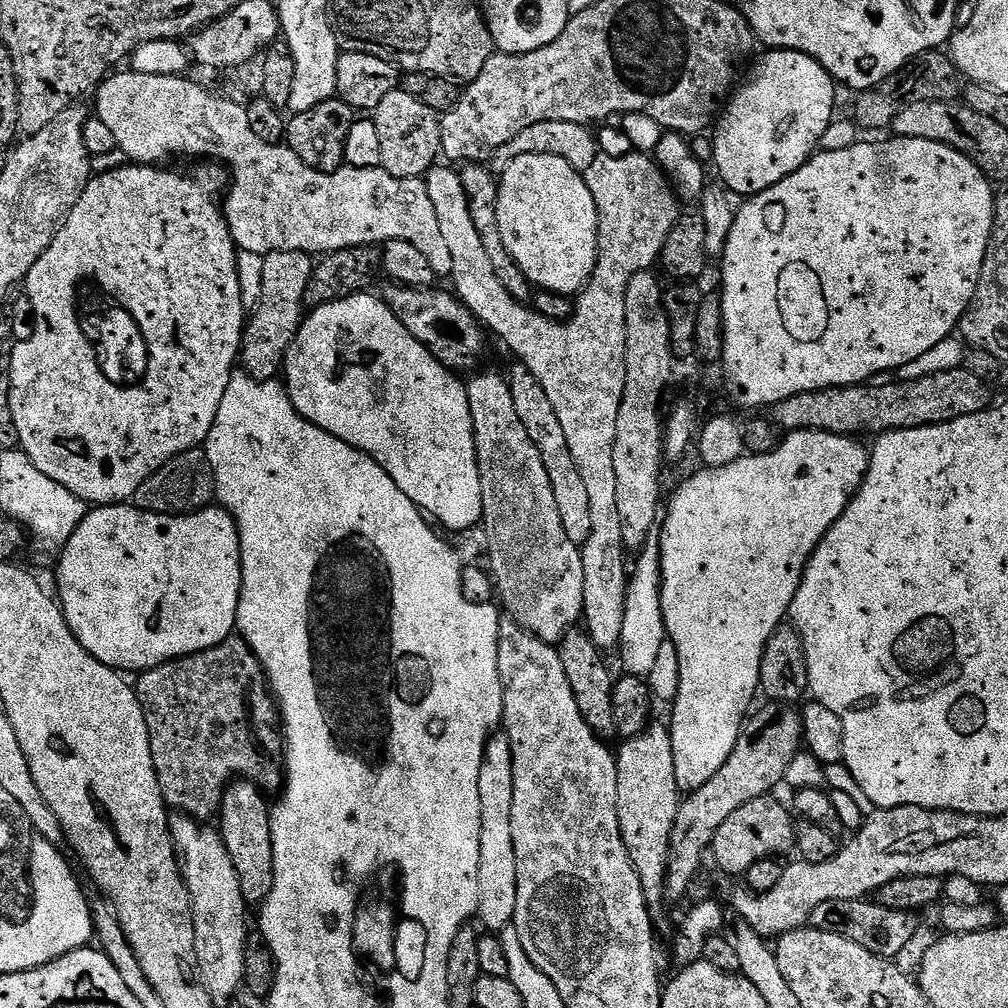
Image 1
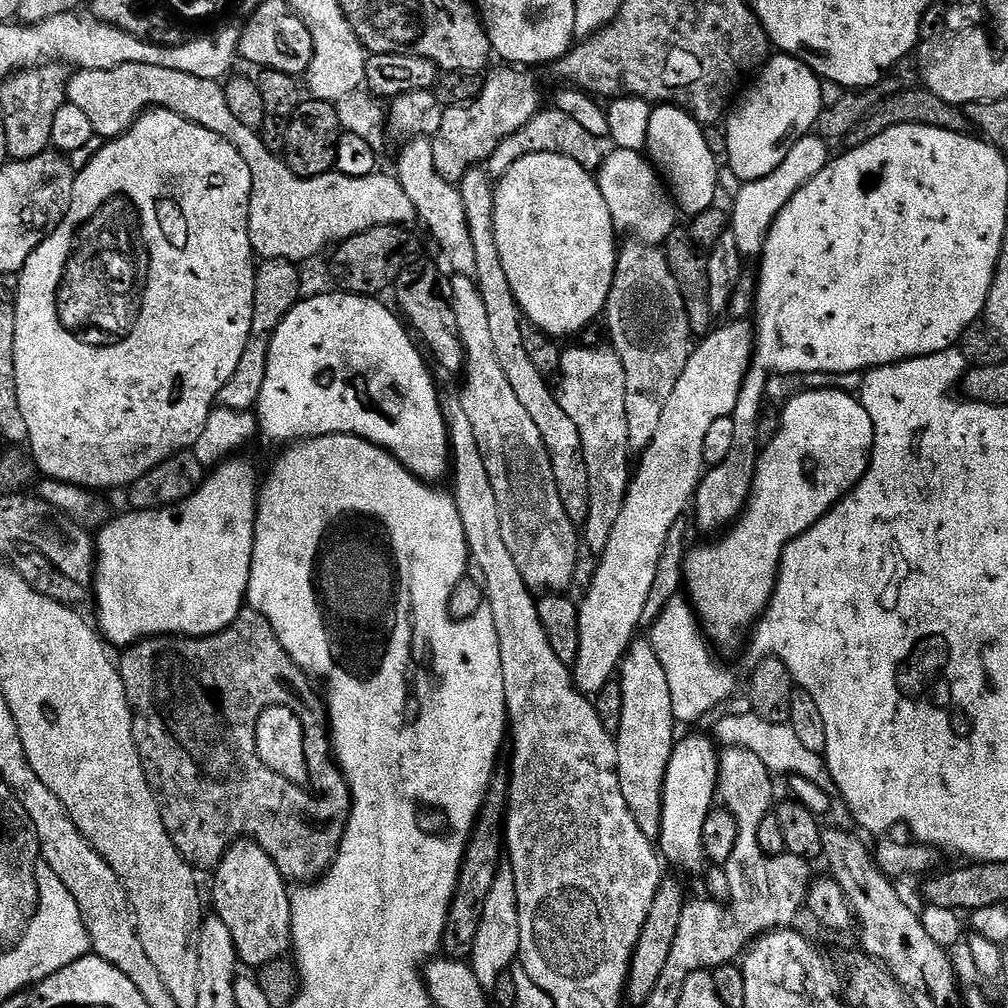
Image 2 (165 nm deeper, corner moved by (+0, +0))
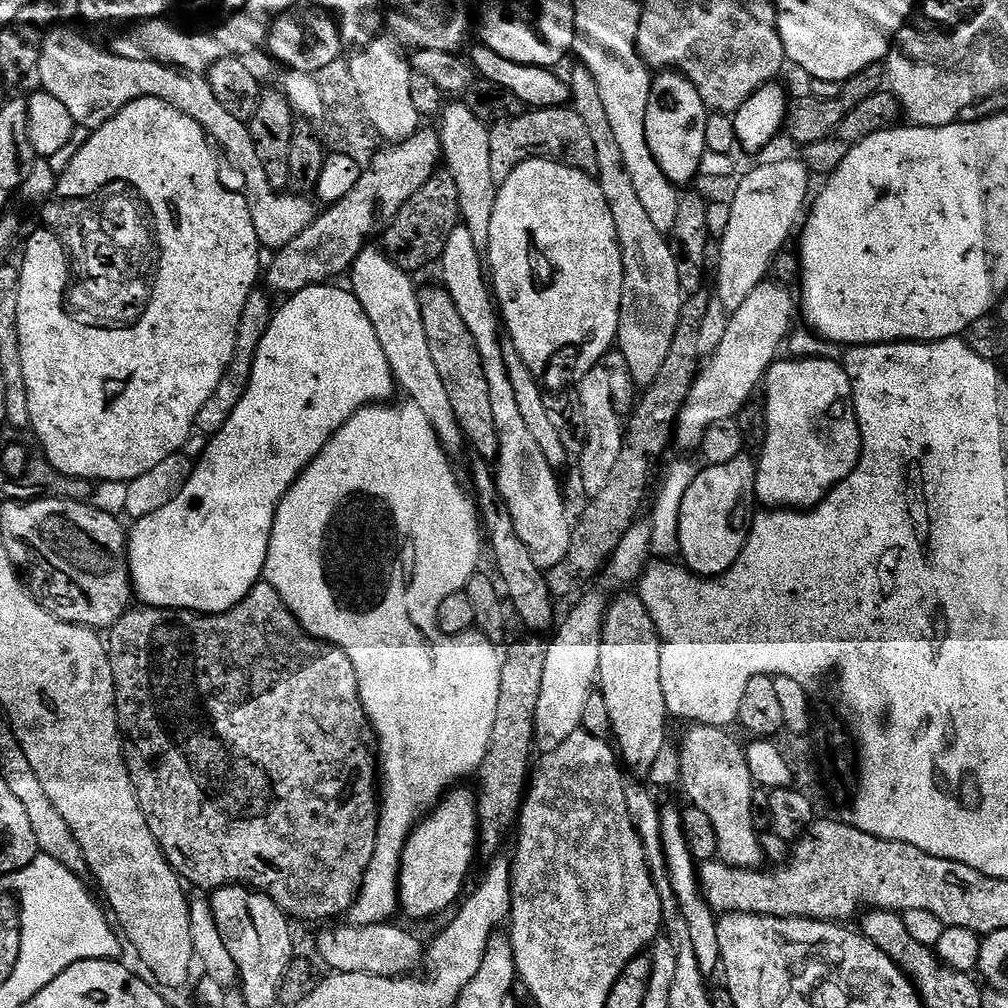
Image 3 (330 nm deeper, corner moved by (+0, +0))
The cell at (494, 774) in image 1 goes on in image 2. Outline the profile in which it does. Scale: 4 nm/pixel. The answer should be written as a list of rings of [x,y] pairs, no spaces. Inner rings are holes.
[[[504,862],[497,870],[494,886],[486,897],[486,911],[482,913],[482,926],[478,926],[478,938],[474,938],[470,963],[478,982],[482,982],[485,990],[490,990],[496,984],[497,978],[517,963],[519,955],[518,886],[514,886],[512,865]]]

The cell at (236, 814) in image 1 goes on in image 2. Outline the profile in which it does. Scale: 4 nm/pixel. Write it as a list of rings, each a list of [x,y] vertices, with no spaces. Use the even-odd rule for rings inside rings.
[[[251,838],[235,840],[226,850],[214,869],[216,877],[212,880],[212,904],[214,914],[230,929],[230,938],[234,938],[236,955],[241,965],[249,964],[252,970],[258,970],[271,960],[279,960],[289,951],[292,943],[292,897],[289,881],[285,880],[278,866]]]

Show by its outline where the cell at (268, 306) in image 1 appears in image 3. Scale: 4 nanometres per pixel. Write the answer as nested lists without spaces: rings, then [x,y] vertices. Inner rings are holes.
[[[254,290],[250,298],[246,298],[246,306],[242,310],[242,318],[238,322],[238,334],[236,335],[236,353],[226,370],[222,374],[222,382],[218,382],[218,390],[210,394],[206,406],[198,410],[195,431],[205,438],[211,438],[230,422],[230,414],[238,407],[238,402],[242,402],[242,394],[246,394],[246,386],[250,386],[250,374],[254,370],[254,358],[266,330],[270,326],[274,315],[273,297],[264,290]]]

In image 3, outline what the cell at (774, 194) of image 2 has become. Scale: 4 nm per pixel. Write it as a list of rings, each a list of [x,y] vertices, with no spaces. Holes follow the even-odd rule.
[[[803,159],[760,164],[753,172],[742,176],[739,177],[741,180],[736,193],[730,196],[730,227],[719,241],[720,273],[716,276],[715,293],[729,314],[736,312],[738,306],[742,306],[742,302],[754,294],[756,287],[769,279],[773,260],[783,244],[793,239],[810,200],[810,173]]]

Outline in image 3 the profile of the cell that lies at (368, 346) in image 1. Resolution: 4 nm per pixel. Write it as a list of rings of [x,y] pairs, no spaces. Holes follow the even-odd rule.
[[[314,284],[311,288],[297,292],[295,296],[287,297],[283,301],[284,305],[277,307],[275,309],[272,321],[270,326],[266,330],[266,334],[262,338],[262,342],[258,346],[256,351],[256,357],[254,358],[254,370],[250,374],[250,386],[246,386],[246,394],[242,394],[242,402],[238,402],[238,407],[235,408],[234,414],[230,414],[230,422],[226,422],[226,426],[222,426],[222,430],[217,432],[215,436],[211,437],[207,441],[206,447],[204,449],[203,456],[199,457],[198,463],[192,469],[192,476],[186,482],[186,486],[182,486],[182,490],[174,498],[174,502],[166,502],[166,506],[162,506],[162,510],[154,510],[154,514],[146,514],[146,518],[135,521],[131,525],[130,531],[127,533],[128,537],[128,574],[132,578],[132,590],[135,596],[135,599],[139,601],[141,605],[147,606],[149,608],[181,608],[182,610],[190,610],[191,612],[203,612],[205,614],[211,614],[214,612],[225,612],[230,610],[234,606],[238,606],[238,602],[242,602],[249,594],[250,590],[254,585],[261,583],[263,574],[264,574],[264,563],[266,562],[266,554],[268,553],[268,547],[270,546],[270,534],[272,533],[272,527],[274,526],[274,518],[276,517],[276,511],[278,506],[282,502],[282,498],[290,490],[290,486],[302,473],[304,473],[309,464],[311,464],[312,459],[316,457],[317,454],[324,451],[324,447],[328,445],[328,441],[332,439],[332,436],[335,434],[343,424],[348,421],[350,417],[355,412],[360,411],[361,408],[366,408],[369,406],[379,405],[381,402],[388,402],[394,393],[394,381],[392,378],[392,367],[390,362],[386,358],[386,350],[382,346],[382,342],[378,338],[378,334],[374,330],[374,326],[370,326],[370,318],[366,318],[366,310],[362,310],[362,306],[358,302],[358,298],[349,290],[347,287],[344,288],[332,288],[336,286],[329,286],[328,284]]]

